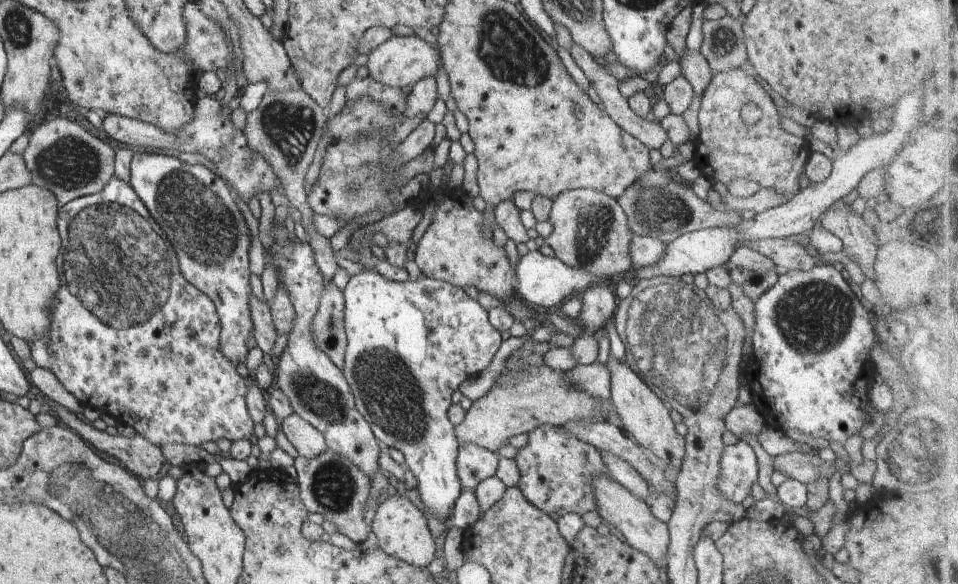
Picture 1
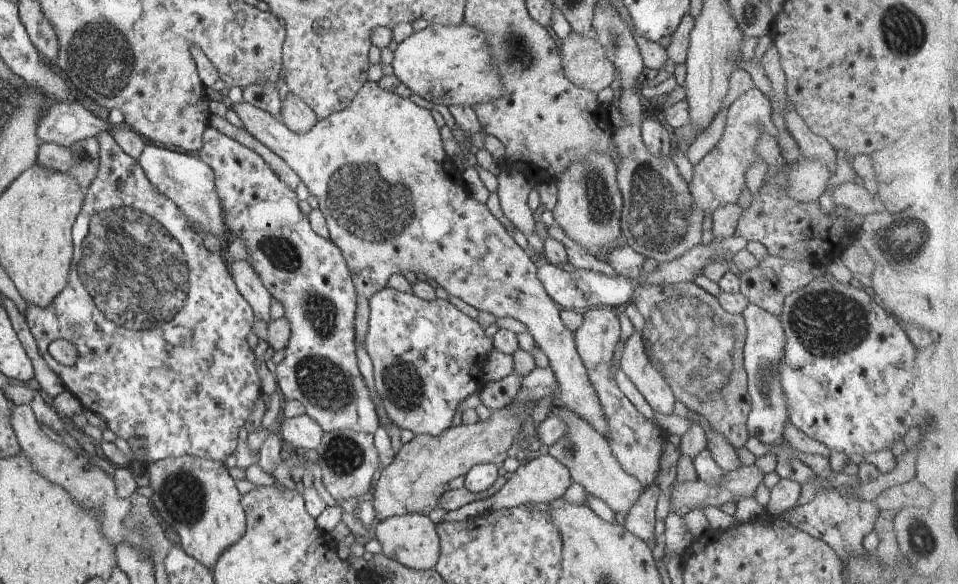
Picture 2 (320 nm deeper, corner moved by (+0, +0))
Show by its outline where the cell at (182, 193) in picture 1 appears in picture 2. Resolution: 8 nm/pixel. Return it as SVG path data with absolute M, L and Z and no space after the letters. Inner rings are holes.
M153 144L143 147L137 162L146 174L148 181L181 209L192 227L194 224L200 224L205 234L211 233L223 245L226 244L229 237L228 230L224 223L221 203L215 192L214 174L204 162L193 158L191 154L173 152L173 150Z

